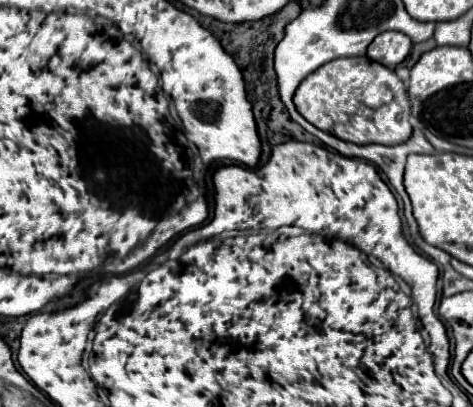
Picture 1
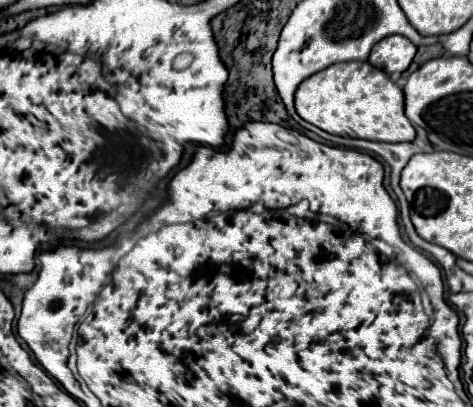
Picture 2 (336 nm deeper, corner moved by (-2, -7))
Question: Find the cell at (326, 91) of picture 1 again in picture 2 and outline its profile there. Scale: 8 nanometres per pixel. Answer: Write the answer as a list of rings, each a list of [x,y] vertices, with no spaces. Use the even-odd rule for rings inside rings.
[[[341,62],[309,76],[295,92],[295,110],[305,122],[337,136],[375,142],[415,140],[415,128],[403,112],[403,90],[369,62]]]

